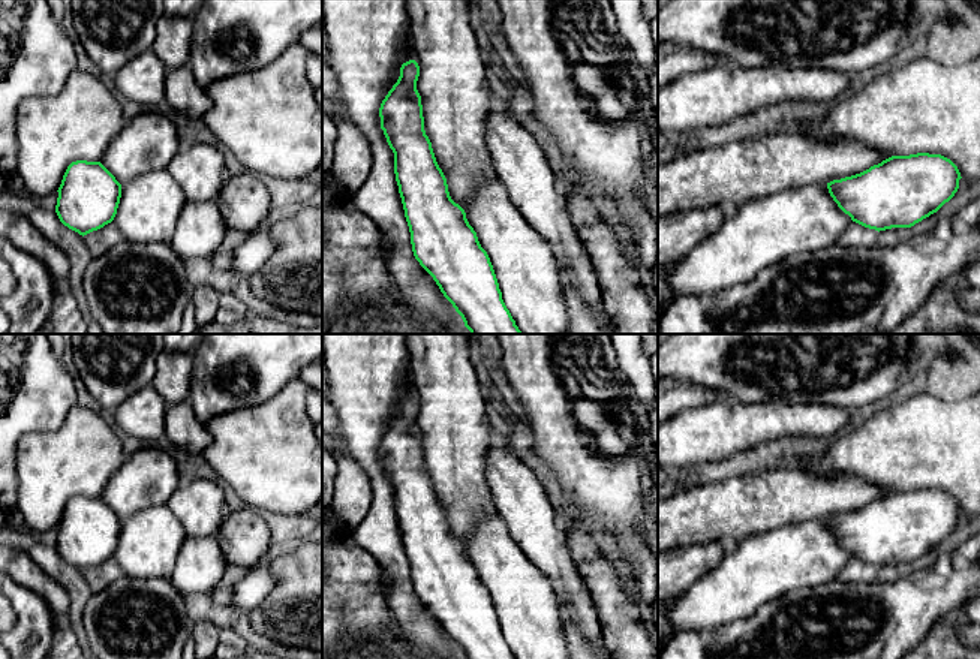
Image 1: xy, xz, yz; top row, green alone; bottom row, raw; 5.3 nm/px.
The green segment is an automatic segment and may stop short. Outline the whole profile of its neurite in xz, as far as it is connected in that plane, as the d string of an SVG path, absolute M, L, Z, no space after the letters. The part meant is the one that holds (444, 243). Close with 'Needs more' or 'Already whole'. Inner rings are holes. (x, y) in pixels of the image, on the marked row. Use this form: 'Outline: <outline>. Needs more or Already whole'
Outline: M415 60L403 63L397 82L379 108L381 129L394 153L394 174L414 256L433 277L471 334L523 334L502 300L487 252L481 247L465 210L450 196L447 178L424 130L421 96L417 90L418 76L420 66Z. Already whole

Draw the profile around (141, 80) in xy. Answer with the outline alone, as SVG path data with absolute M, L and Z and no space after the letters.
M153 49L126 63L109 84L120 99L132 100L145 109L157 108L165 97L166 67Z

